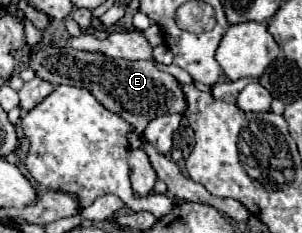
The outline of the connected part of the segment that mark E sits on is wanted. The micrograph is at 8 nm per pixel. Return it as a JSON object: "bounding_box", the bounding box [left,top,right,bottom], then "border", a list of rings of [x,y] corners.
{"bounding_box":[29,45,187,133],"border":[[[45,45],[33,51],[29,65],[41,79],[49,79],[49,83],[53,85],[69,83],[93,91],[101,105],[109,107],[111,111],[117,111],[139,133],[143,133],[149,121],[153,121],[157,115],[183,115],[187,109],[181,83],[173,75],[159,71],[151,61],[123,61],[111,59],[95,51],[77,51],[71,47]]]}

